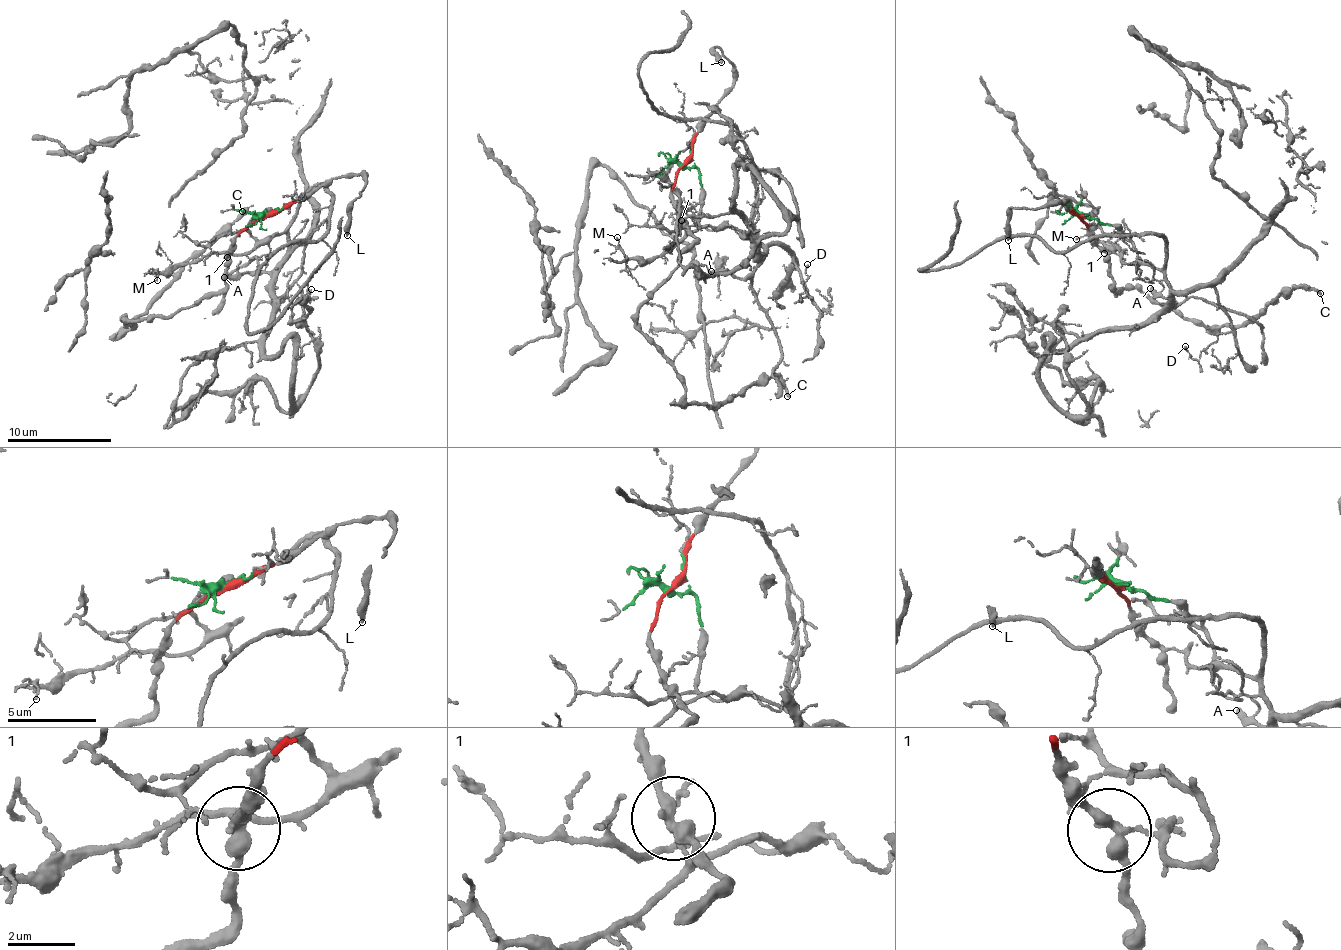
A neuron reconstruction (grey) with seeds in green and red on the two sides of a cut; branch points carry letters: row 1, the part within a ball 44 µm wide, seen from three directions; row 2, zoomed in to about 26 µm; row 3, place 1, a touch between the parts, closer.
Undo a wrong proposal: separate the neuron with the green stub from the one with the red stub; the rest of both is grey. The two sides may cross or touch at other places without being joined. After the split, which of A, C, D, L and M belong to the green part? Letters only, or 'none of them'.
A, D, M

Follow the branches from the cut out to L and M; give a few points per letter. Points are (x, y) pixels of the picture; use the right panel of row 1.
L: (1083, 218), (1071, 210), (1067, 200), (1011, 208), (1007, 241)
M: (1083, 218), (1113, 224), (1129, 235), (1135, 260), (1119, 261), (1121, 250), (1124, 252), (1089, 235), (1075, 240)

